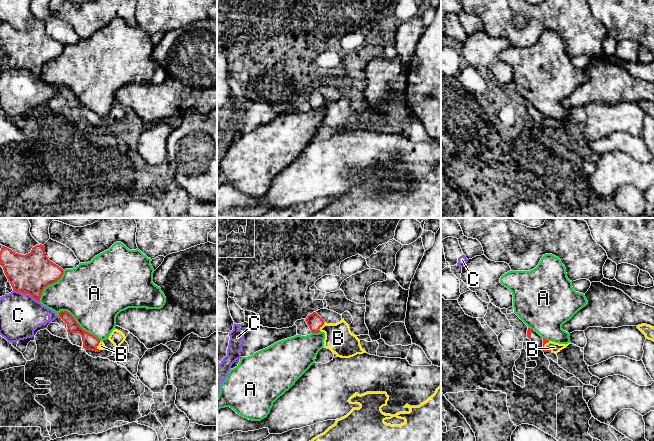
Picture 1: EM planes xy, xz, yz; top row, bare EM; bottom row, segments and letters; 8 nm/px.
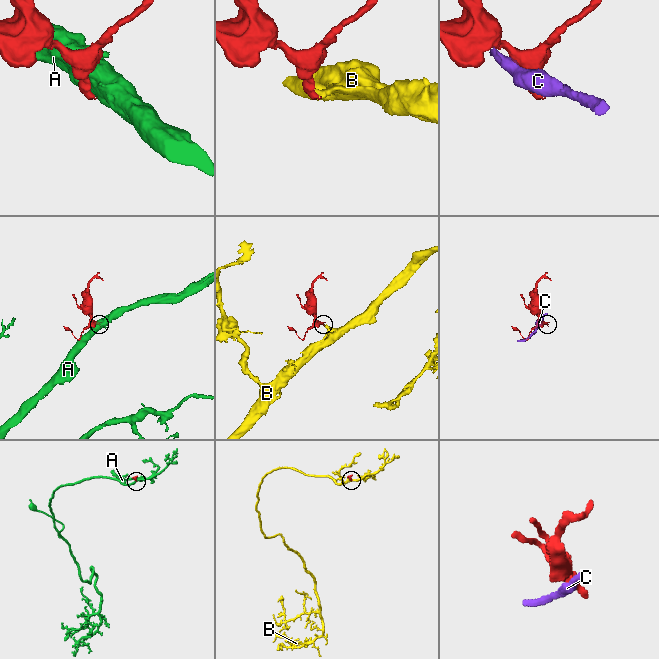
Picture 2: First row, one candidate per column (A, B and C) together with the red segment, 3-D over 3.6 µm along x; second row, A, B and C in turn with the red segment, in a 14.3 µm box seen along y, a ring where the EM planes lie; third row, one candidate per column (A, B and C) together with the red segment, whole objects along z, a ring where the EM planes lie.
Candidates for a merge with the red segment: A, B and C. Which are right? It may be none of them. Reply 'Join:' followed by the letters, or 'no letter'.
Join: B

